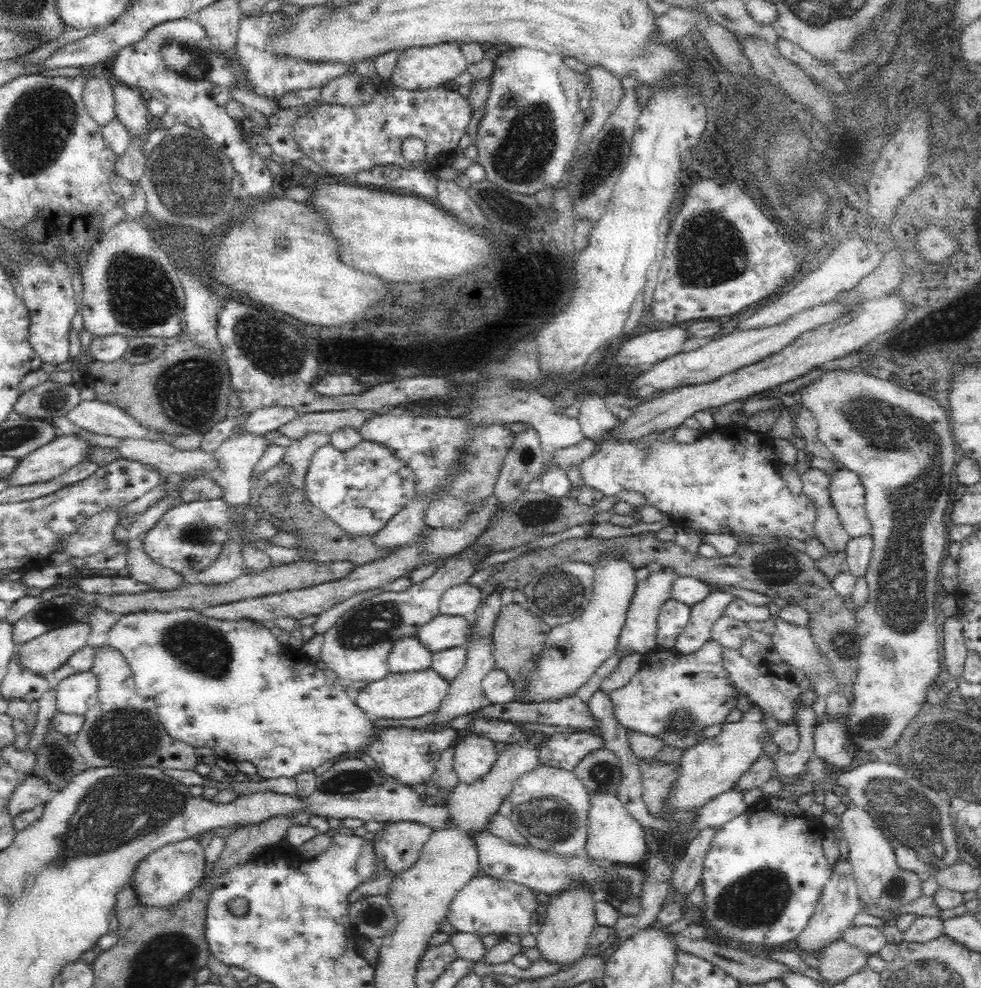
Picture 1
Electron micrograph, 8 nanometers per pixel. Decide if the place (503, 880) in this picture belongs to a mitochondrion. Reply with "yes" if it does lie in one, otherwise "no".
no

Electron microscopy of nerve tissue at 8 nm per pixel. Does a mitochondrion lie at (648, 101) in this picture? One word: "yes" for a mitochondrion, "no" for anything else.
no

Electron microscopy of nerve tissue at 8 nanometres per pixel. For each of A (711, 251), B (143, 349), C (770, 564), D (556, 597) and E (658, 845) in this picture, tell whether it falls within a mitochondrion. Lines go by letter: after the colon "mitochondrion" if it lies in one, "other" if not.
A: mitochondrion
B: mitochondrion
C: mitochondrion
D: mitochondrion
E: other

